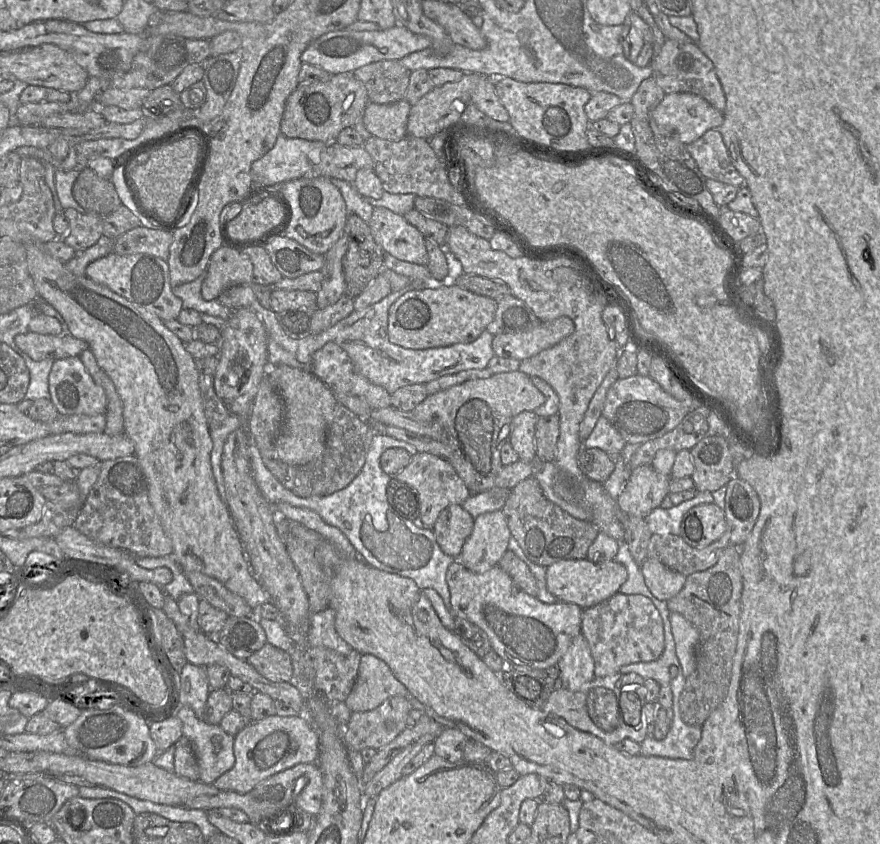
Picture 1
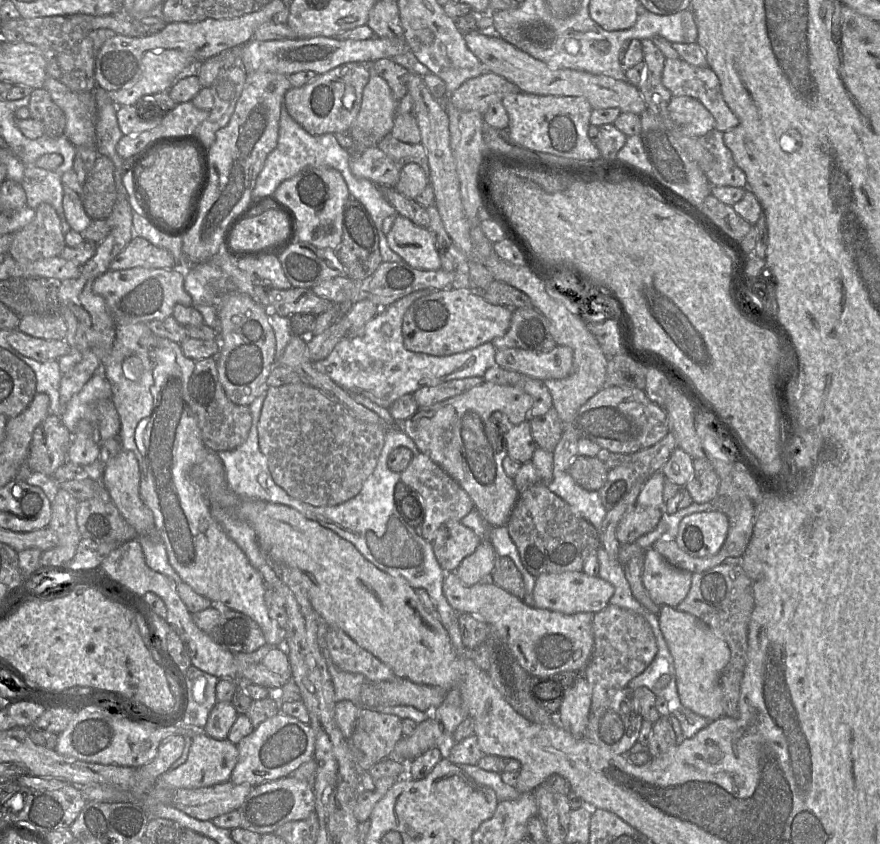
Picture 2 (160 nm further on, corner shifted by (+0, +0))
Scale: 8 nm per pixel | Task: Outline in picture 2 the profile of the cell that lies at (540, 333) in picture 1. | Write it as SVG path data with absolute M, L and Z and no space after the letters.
M557 345L549 352L533 352L519 348L496 349L495 361L498 366L526 376L546 381L568 377L573 368L573 350Z

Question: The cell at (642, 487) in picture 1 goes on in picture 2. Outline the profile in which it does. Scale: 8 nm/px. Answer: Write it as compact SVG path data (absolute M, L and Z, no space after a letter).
M635 507L627 512L616 529L616 538L620 544L632 544L636 540L654 530L662 516L662 508Z

